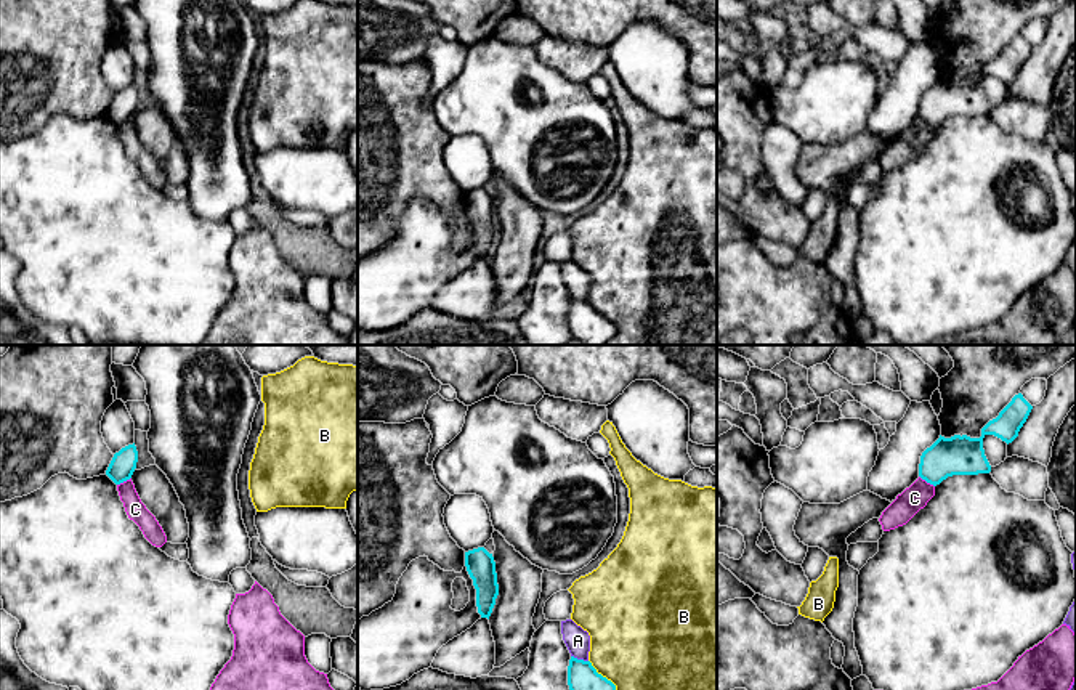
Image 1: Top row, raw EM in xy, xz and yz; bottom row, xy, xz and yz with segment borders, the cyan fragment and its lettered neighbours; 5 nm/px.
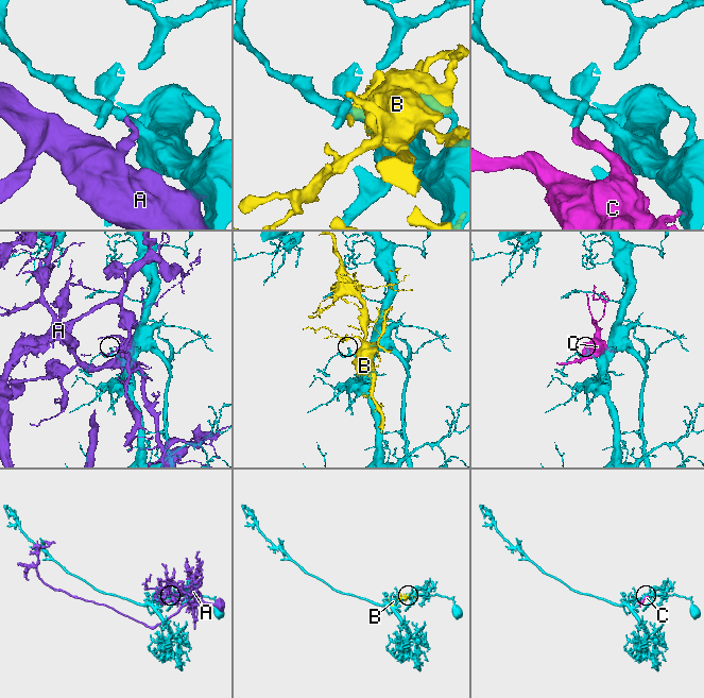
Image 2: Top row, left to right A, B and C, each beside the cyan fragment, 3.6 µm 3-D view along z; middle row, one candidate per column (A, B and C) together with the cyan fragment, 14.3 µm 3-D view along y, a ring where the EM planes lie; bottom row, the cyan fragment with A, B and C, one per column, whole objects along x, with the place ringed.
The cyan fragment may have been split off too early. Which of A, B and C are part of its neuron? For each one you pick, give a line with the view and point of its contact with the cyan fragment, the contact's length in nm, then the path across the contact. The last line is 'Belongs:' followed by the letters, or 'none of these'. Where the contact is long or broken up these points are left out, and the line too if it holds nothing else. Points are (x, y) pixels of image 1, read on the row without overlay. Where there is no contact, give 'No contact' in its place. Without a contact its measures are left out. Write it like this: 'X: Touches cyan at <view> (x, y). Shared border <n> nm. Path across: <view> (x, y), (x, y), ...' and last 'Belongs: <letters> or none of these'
Belongs: none of these

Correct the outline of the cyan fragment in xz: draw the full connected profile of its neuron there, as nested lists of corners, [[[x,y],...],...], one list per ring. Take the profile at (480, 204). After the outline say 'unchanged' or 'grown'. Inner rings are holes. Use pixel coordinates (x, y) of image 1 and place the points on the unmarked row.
[[[478,188],[465,193],[465,207],[476,229],[478,254],[489,260],[499,236],[494,197],[484,188]]] | unchanged

